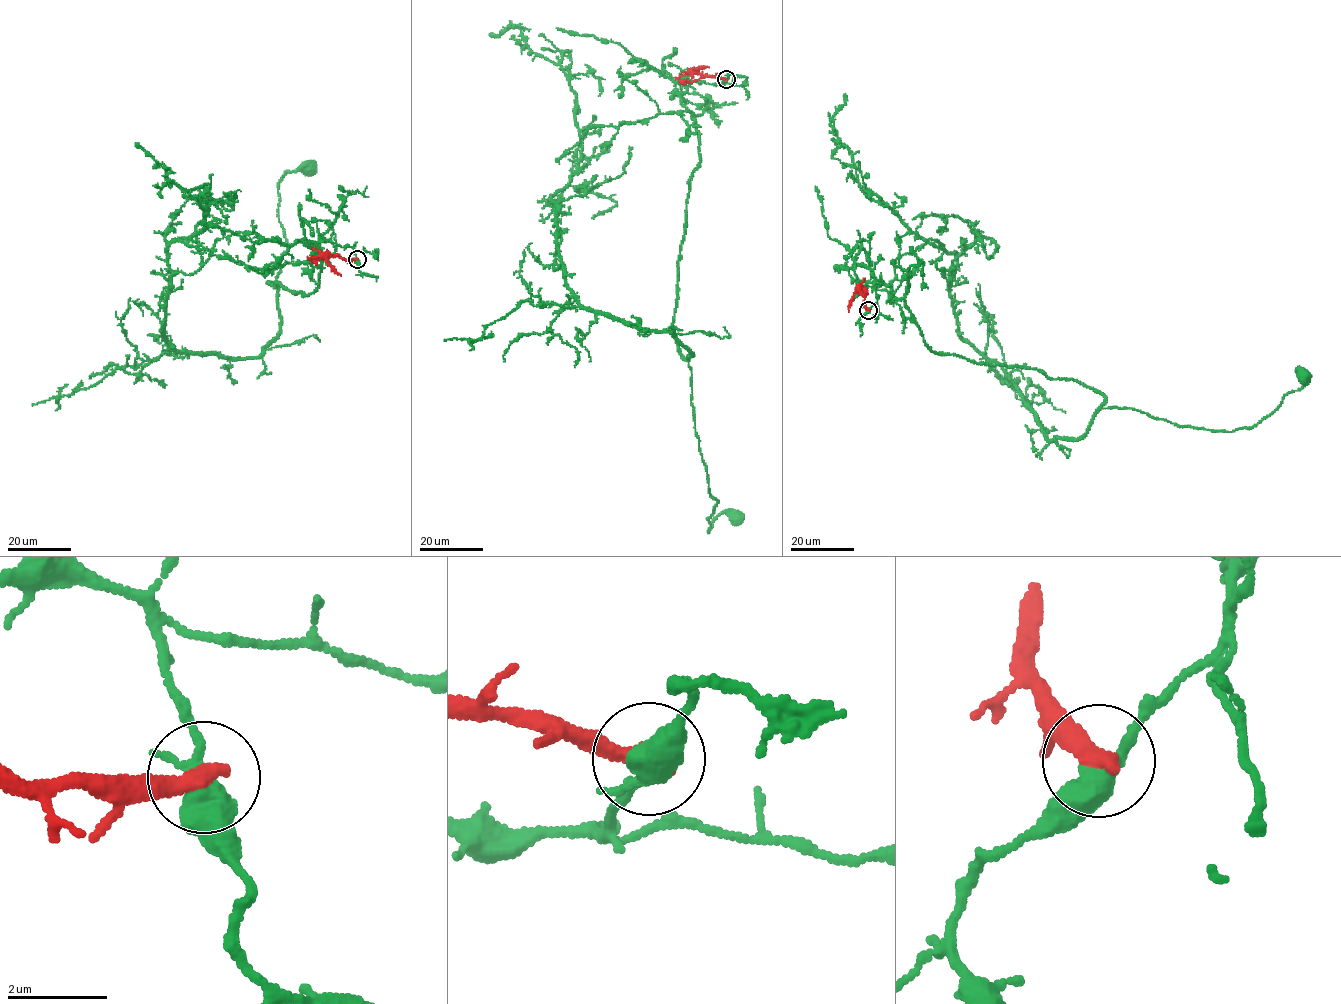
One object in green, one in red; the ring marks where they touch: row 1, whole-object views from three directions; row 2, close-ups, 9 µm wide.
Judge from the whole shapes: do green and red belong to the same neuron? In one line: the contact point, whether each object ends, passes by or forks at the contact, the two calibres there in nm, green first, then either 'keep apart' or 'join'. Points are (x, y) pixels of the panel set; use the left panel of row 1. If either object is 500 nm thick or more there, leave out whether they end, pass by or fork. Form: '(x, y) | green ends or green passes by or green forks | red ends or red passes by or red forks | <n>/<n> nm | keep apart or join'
(357, 259) | green forks | red ends | 380/400 nm | keep apart

